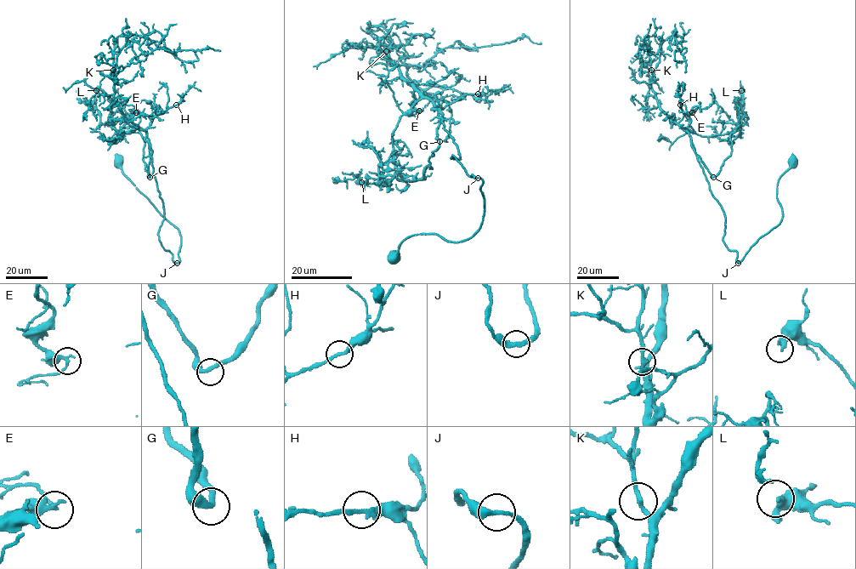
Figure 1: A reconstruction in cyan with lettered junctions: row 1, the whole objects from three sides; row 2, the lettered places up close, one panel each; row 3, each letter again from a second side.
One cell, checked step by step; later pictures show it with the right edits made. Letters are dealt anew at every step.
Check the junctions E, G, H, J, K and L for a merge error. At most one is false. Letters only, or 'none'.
none

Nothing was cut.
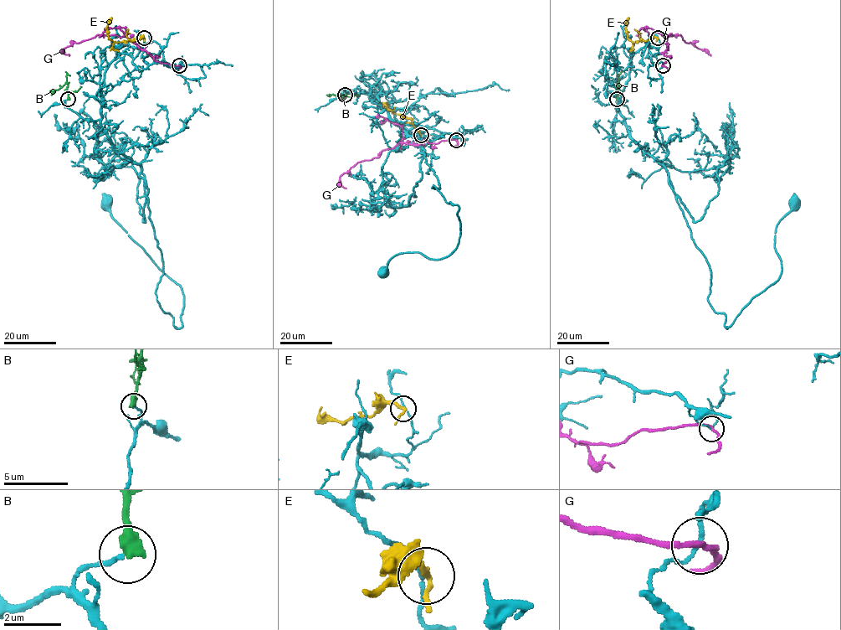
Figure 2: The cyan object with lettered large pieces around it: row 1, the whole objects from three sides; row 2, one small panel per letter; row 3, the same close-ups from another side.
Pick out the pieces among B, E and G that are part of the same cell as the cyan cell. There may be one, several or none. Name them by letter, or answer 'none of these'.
none of these

